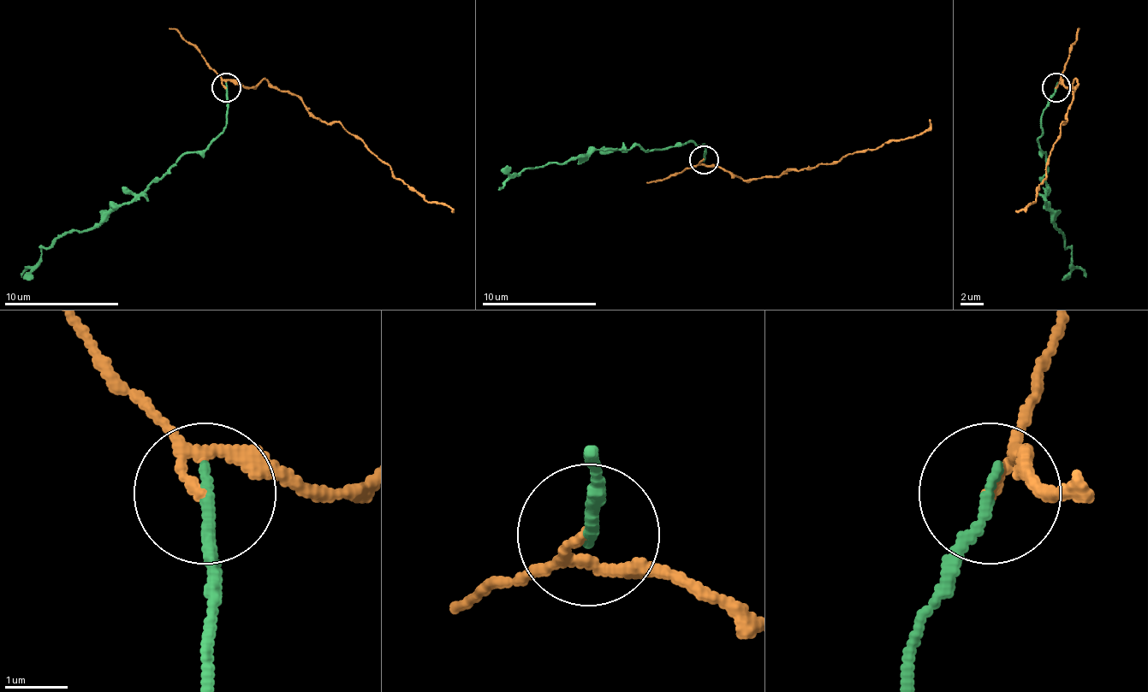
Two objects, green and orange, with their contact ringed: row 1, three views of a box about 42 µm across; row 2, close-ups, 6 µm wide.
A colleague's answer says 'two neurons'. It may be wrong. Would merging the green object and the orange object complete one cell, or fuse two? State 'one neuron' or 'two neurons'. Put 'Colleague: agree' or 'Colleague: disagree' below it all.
two neurons
Colleague: agree

